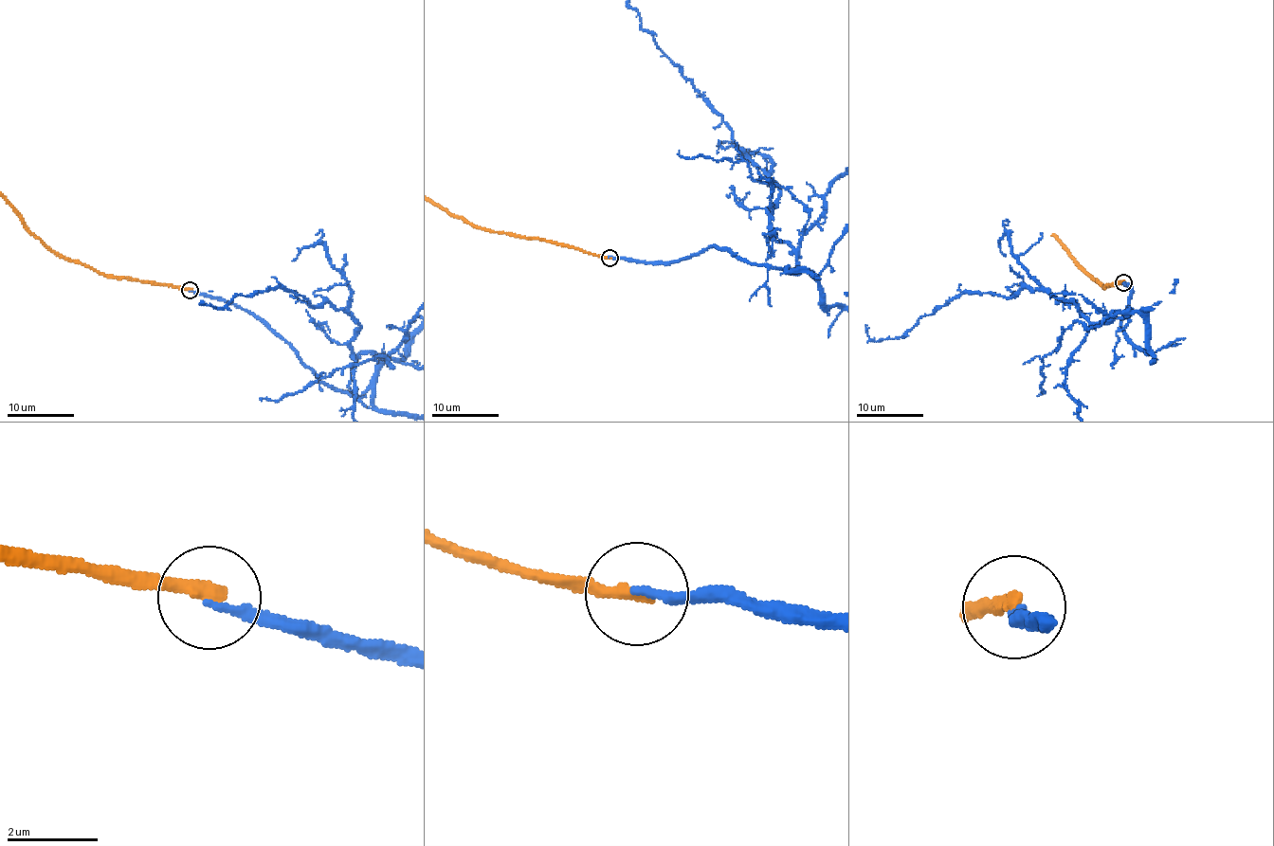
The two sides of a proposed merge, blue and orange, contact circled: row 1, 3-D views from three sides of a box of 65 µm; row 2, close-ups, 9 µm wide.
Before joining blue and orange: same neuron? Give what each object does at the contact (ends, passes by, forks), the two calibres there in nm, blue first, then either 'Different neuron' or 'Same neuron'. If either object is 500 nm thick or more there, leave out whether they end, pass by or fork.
At the ring blue ends. At the ring orange ends. Thickness 190 nm (blue) against 300 nm. Different neuron

